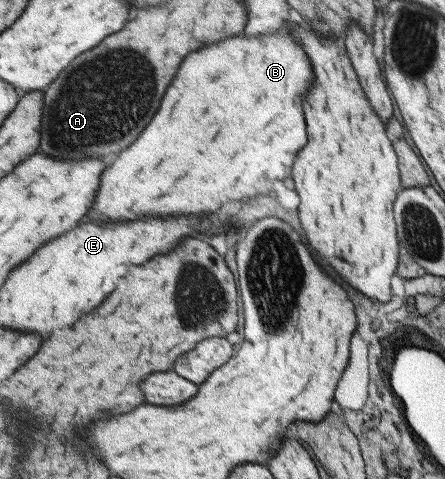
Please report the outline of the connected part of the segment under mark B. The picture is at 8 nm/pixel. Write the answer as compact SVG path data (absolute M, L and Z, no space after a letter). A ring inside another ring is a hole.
M243 33L192 52L192 56L184 60L180 76L176 76L172 88L168 88L152 124L140 134L136 144L124 150L118 160L104 170L104 184L87 217L115 222L137 220L142 216L214 214L224 204L246 200L246 196L263 199L269 182L290 177L294 156L306 144L300 102L314 82L312 71L302 45L298 46L288 34L251 36Z

